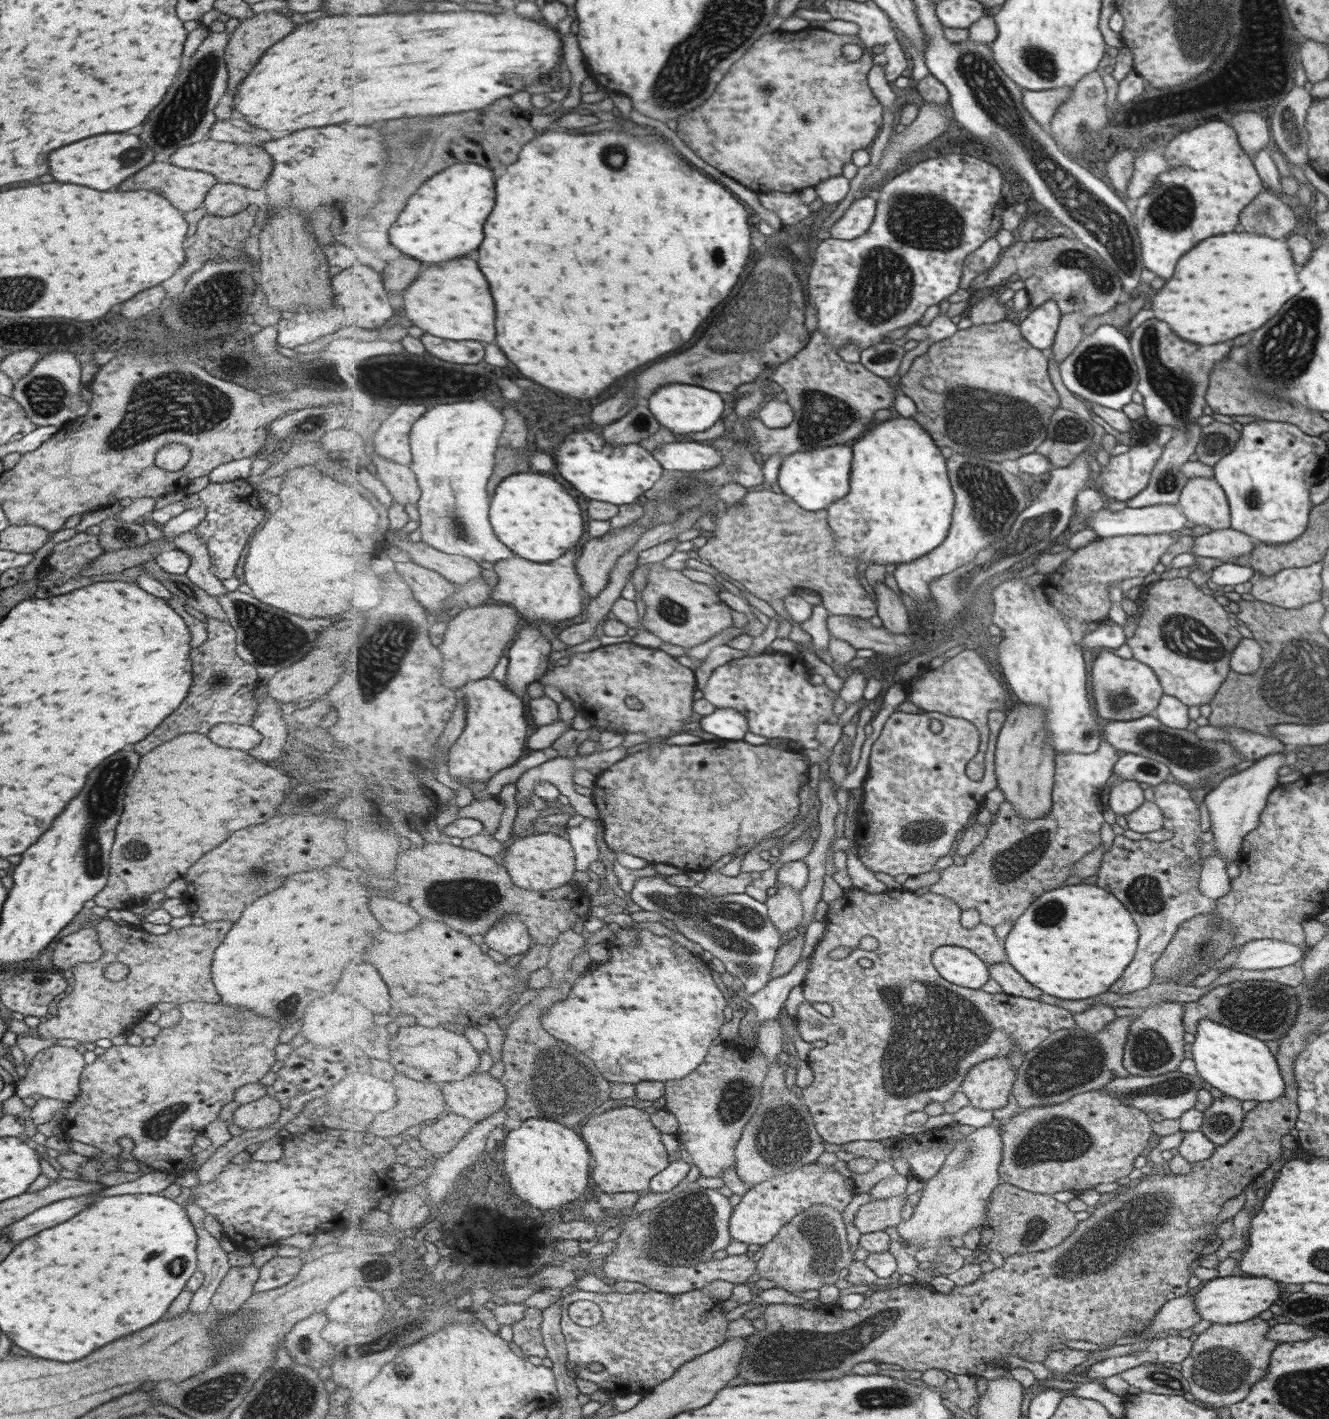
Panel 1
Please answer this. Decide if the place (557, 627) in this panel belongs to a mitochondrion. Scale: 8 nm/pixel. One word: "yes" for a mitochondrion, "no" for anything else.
no

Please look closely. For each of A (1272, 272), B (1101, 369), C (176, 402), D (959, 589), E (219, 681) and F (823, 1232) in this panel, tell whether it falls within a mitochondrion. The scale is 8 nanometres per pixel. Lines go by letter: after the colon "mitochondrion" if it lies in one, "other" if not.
A: other
B: mitochondrion
C: mitochondrion
D: mitochondrion
E: mitochondrion
F: mitochondrion

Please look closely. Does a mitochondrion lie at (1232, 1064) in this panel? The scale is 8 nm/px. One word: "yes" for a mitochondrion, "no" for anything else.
no

